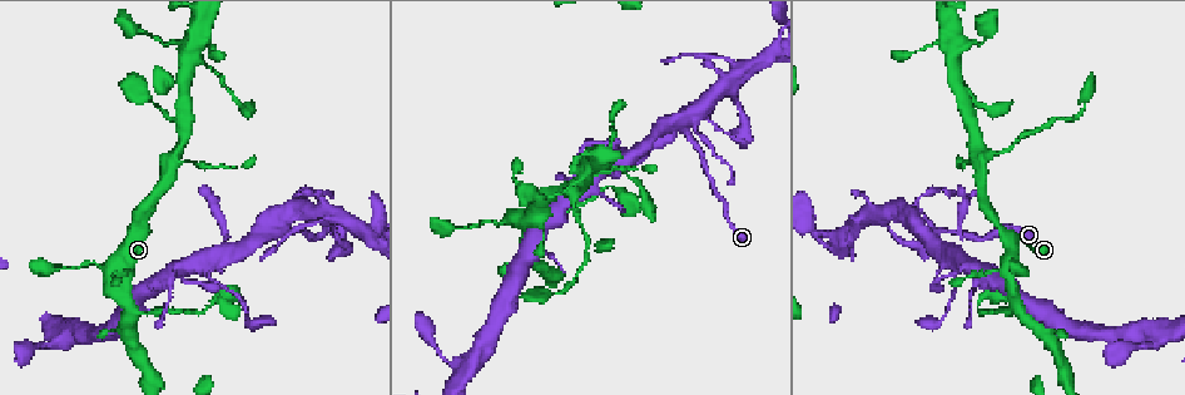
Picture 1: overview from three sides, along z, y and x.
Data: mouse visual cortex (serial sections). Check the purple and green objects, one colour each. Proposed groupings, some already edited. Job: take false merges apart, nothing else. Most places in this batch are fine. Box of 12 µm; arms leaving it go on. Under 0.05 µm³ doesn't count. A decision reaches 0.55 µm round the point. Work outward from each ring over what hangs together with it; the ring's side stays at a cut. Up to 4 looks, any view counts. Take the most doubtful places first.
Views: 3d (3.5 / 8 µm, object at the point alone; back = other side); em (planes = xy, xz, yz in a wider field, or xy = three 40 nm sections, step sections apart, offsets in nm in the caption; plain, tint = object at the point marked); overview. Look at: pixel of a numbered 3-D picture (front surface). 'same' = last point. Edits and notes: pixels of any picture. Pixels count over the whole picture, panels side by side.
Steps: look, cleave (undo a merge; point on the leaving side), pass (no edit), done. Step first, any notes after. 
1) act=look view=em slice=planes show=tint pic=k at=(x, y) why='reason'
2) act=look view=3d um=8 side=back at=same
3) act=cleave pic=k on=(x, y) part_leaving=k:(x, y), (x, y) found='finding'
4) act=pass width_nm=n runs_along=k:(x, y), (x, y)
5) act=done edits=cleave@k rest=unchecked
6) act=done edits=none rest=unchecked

act=look view=3d um=3.5 pic=1 at=(211, 67)

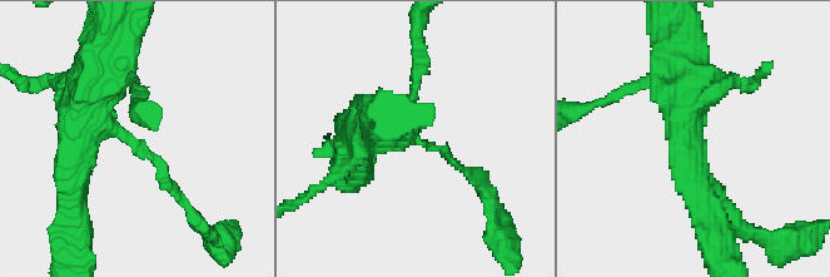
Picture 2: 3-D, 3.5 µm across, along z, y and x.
act=look view=em slice=xy step=1 show=tint pic=2 at=(137, 145) arm_widths_nm=150,400

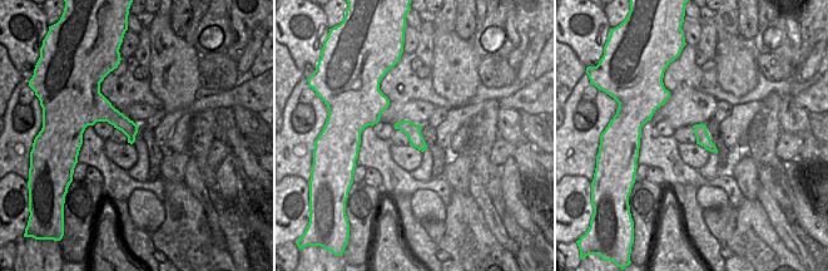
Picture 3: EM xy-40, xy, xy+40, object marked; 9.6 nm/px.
act=pass runs_along=2:(79, 154), (103, 123), (157, 158), (183, 201) found='one cell here'

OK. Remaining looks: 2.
act=look view=3d um=3.5 pic=1 at=(576, 218) why='thick turns thin'

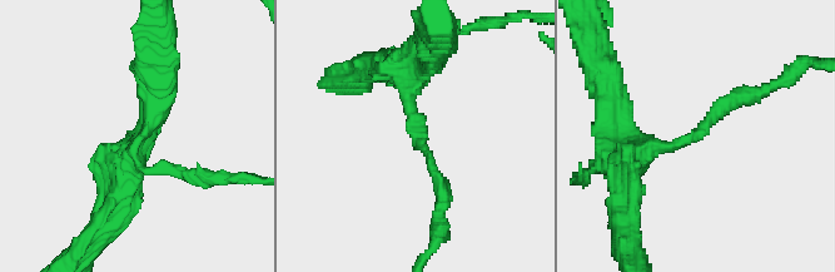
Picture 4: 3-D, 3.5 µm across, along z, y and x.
act=look view=em slice=xy step=2 show=tint pic=4 at=(414, 134) arm_widths_nm=150,350

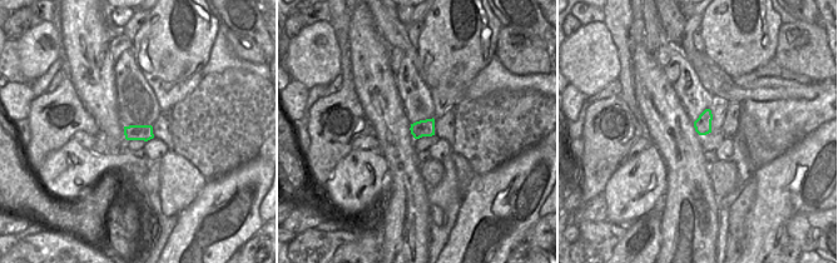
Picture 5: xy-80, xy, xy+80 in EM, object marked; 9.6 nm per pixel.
act=pass width_nm=170 runs_along=4:(625, 173), (750, 95) found='continuous, no second cell'

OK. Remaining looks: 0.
act=done edits=none rest=unchecked

